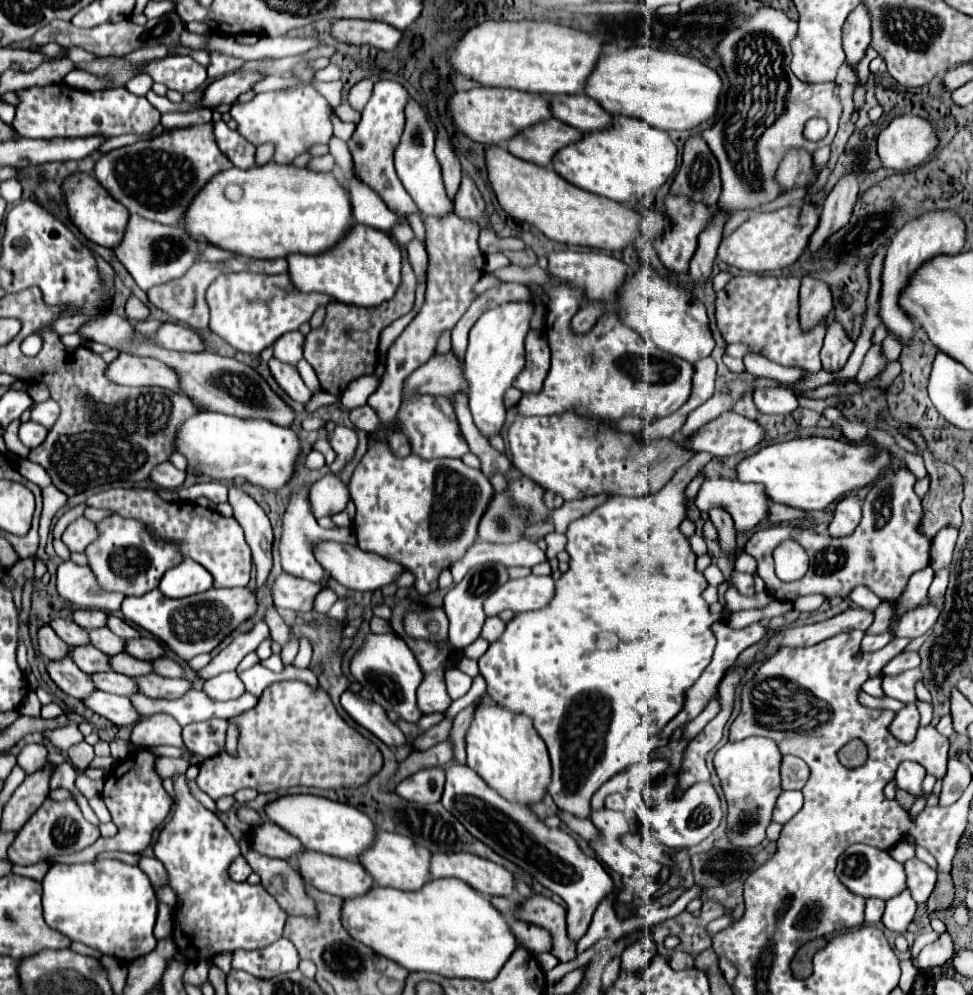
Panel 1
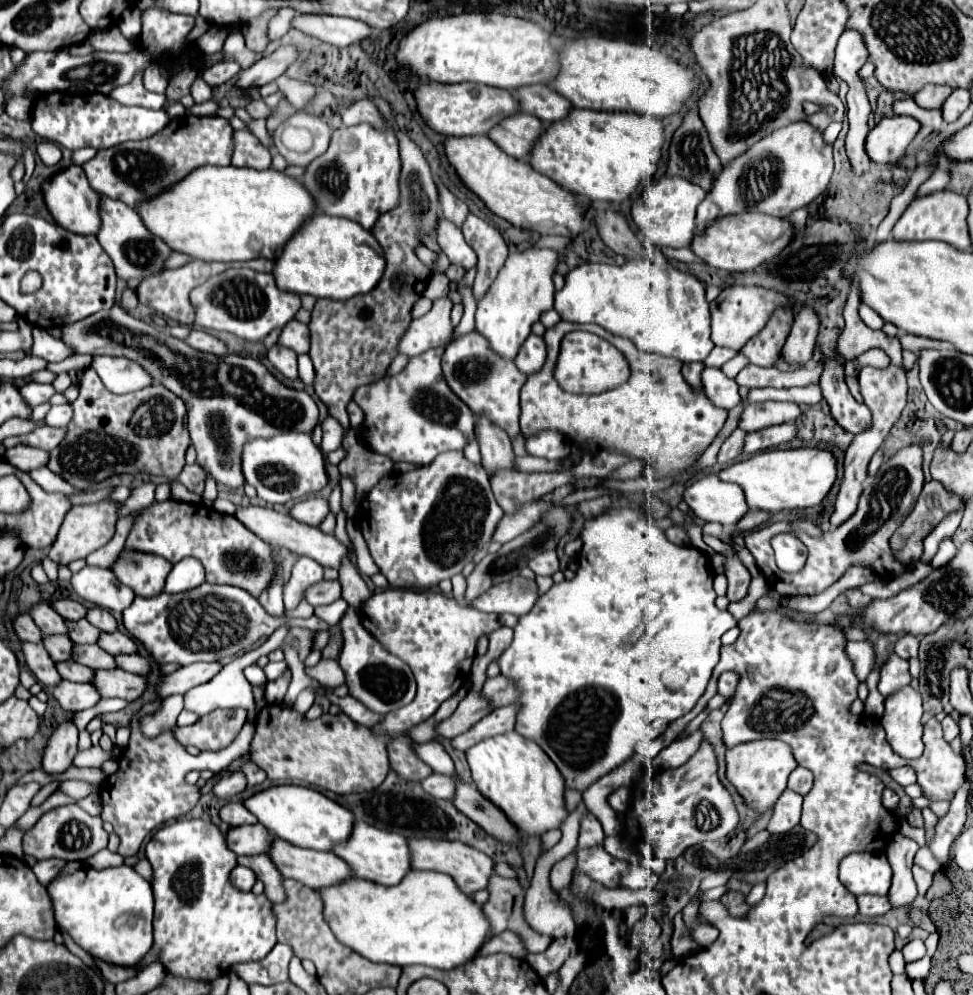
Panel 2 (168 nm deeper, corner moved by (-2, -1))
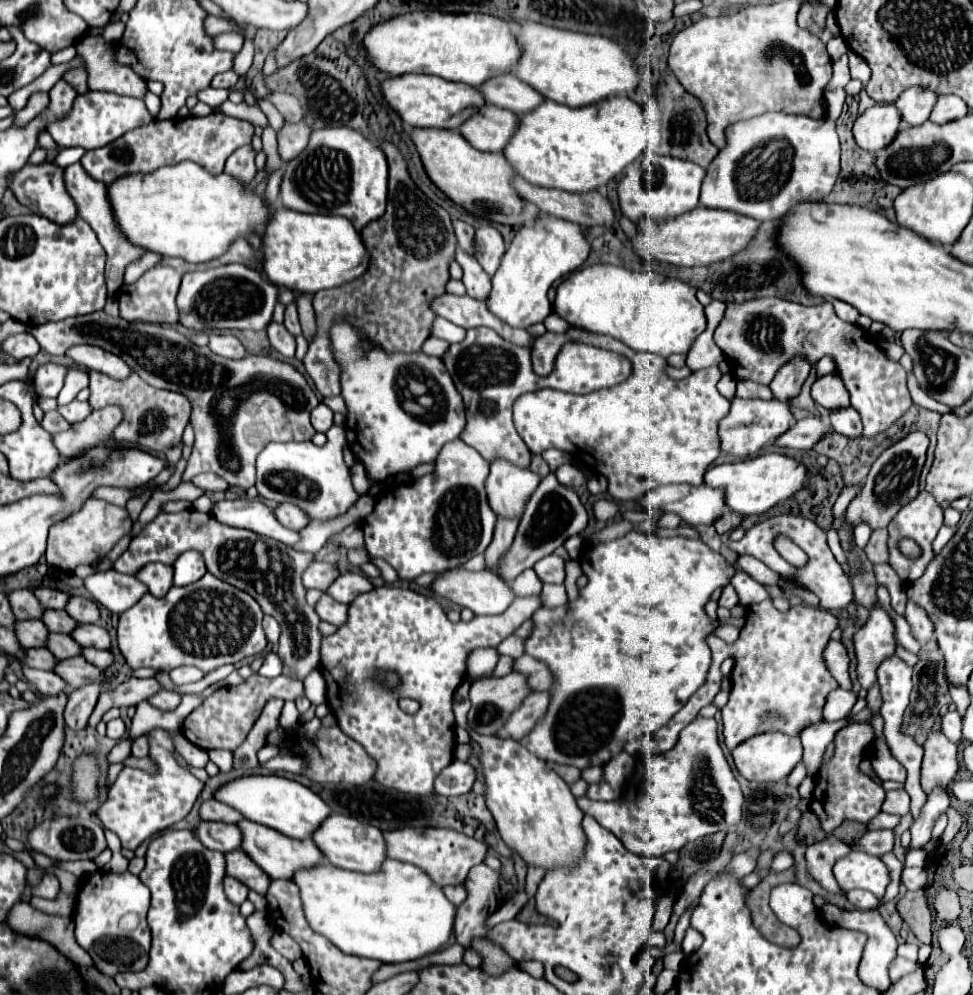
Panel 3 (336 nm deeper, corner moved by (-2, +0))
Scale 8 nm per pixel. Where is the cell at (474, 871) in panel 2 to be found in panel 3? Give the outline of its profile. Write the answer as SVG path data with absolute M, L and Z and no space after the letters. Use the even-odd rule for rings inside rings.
M401 828L383 832L387 858L415 864L439 886L457 886L467 878L467 872L481 864L487 854L487 846L461 832L451 832L449 828Z

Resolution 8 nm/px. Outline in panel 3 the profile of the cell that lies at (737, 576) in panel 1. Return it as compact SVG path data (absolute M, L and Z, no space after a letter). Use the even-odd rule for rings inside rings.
M727 586L725 590L723 590L723 594L721 594L721 598L719 598L719 606L725 606L725 608L733 608L733 606L737 606L739 604L739 596L737 596L737 592L735 592L735 588L733 586Z

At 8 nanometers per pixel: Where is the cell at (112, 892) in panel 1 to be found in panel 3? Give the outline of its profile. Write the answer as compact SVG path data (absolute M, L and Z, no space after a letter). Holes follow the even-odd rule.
M99 870L81 884L81 892L75 906L75 938L77 944L93 958L95 968L107 976L117 972L137 972L147 966L151 930L147 926L151 892L131 872L111 874Z

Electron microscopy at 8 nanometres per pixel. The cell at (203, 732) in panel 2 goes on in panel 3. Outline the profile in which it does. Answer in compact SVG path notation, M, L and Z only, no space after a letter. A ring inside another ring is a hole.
M251 674L243 684L239 686L225 686L219 688L213 696L209 696L201 708L193 710L185 722L183 722L183 734L189 742L197 744L199 748L211 750L211 748L223 748L223 750L235 750L237 746L243 744L247 738L249 730L253 728L255 720L259 718L263 706L271 698L281 698L281 700L295 700L303 696L303 684L299 680L287 678L287 676L277 676L277 678L263 678L259 674Z

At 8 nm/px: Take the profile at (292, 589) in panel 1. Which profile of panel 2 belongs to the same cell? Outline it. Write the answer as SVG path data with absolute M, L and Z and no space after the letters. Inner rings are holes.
M319 581L311 587L305 589L303 599L313 605L313 607L321 607L321 605L329 605L333 601L337 601L341 597L341 585L339 581Z

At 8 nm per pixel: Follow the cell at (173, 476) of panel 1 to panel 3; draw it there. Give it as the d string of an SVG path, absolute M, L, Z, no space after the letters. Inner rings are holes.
M199 474L193 478L193 484L205 492L225 492L229 488L229 484L217 474Z

